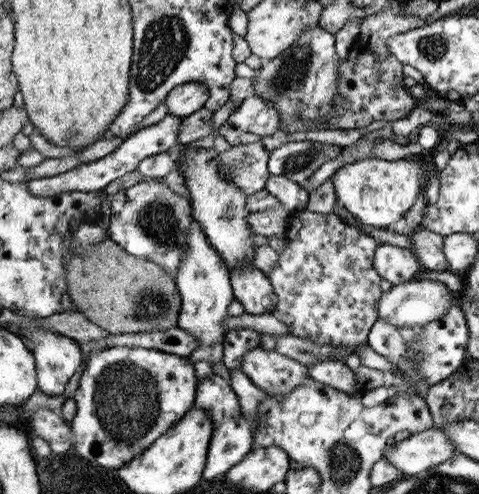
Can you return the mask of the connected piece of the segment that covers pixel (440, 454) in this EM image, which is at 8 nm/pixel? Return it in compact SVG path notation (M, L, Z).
M430 428L396 442L385 450L384 460L401 474L420 474L453 458L457 451L440 428Z

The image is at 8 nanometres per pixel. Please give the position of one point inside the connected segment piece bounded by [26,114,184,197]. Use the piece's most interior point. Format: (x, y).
(158, 138)

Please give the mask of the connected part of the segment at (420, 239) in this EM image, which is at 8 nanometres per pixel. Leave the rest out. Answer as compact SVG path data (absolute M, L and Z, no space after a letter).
M418 228L410 235L409 247L417 256L423 270L449 270L444 254L444 236L427 229Z

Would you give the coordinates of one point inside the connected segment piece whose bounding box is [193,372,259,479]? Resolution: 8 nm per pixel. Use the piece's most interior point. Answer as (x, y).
(234, 436)

